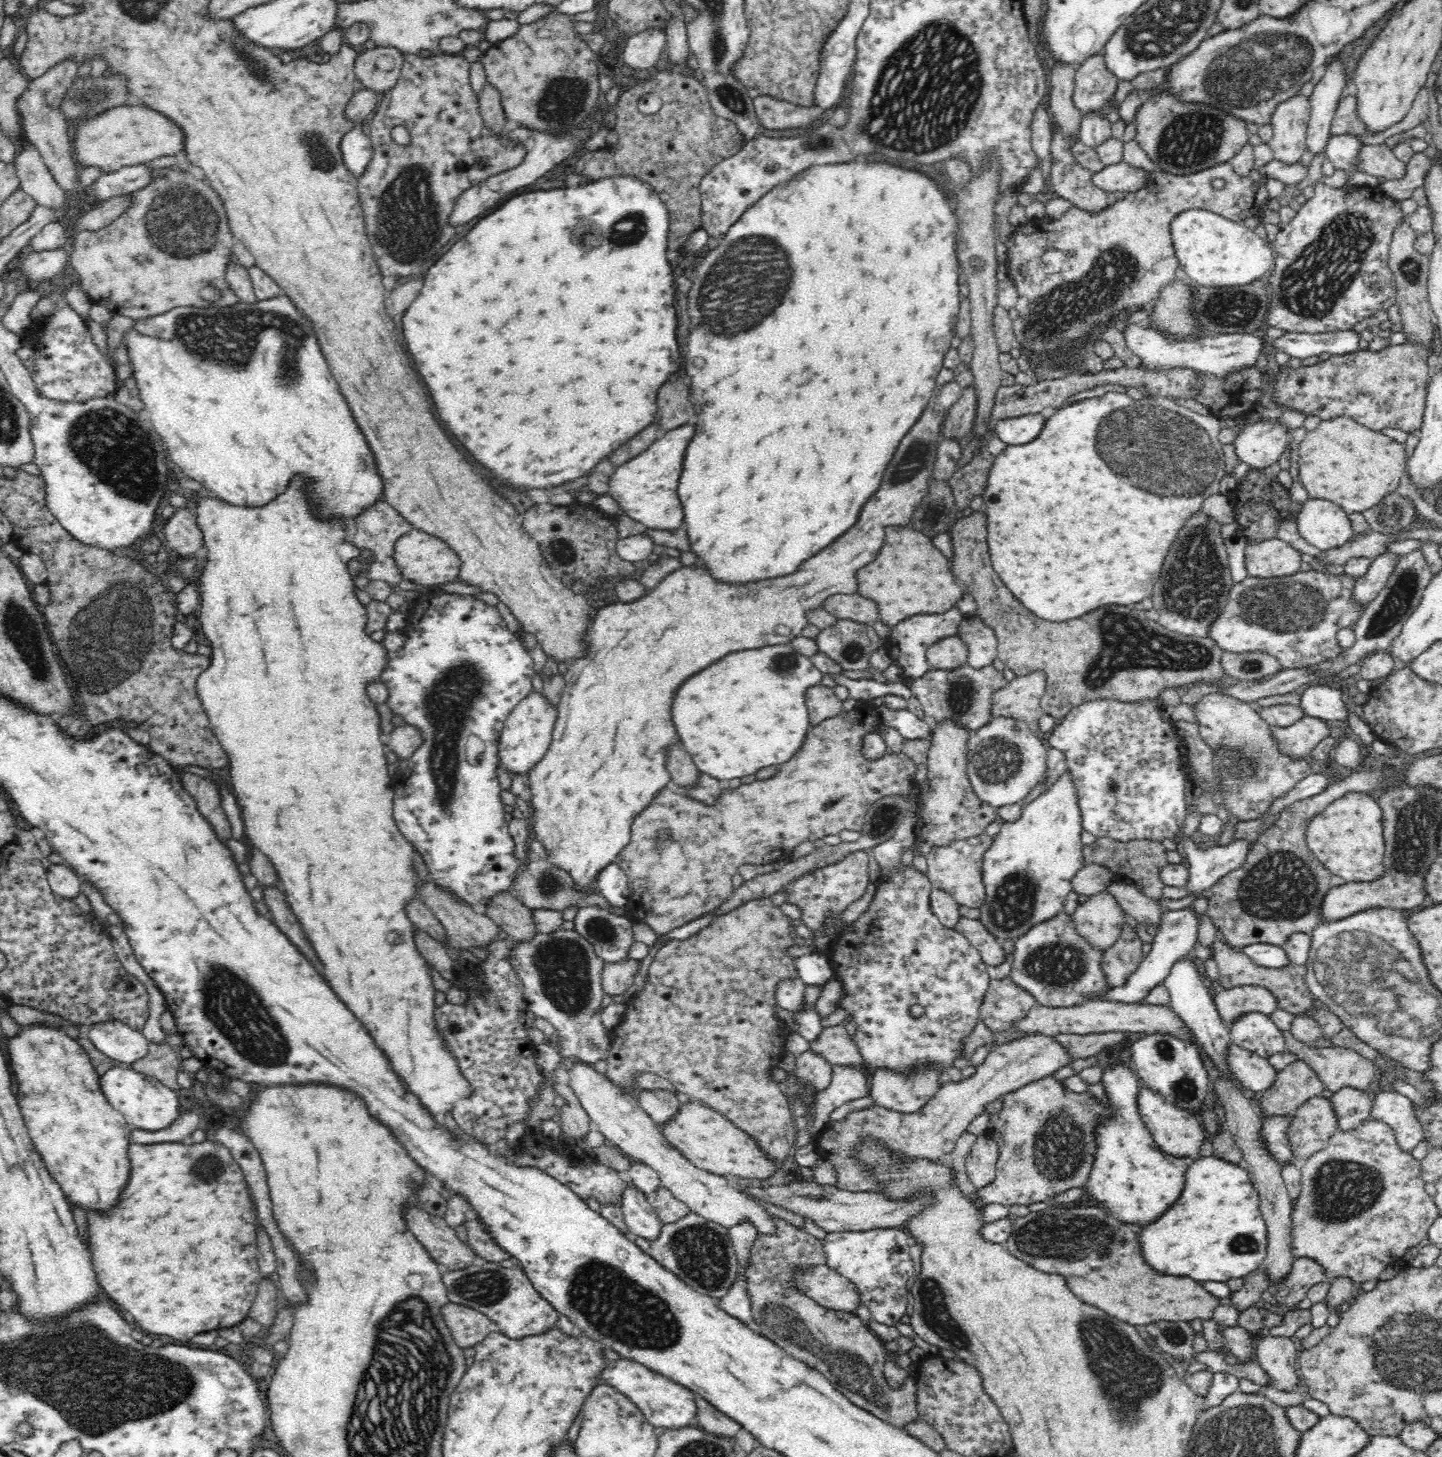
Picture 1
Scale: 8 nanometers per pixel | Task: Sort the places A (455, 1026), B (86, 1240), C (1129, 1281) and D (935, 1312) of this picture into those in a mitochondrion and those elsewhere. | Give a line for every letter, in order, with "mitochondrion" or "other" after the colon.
A: mitochondrion
B: other
C: other
D: mitochondrion

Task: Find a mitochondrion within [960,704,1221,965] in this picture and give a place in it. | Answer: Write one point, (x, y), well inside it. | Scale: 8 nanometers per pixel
(1012, 906)

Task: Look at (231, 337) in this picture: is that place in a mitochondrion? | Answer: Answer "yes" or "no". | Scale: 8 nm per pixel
yes

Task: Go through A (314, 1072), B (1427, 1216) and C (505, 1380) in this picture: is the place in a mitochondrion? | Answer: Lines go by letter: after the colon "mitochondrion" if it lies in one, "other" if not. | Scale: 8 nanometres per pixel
A: other
B: other
C: other

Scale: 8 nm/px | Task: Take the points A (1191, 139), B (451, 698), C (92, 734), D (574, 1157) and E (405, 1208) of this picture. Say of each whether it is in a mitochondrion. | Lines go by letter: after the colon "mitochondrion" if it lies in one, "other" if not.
A: mitochondrion
B: mitochondrion
C: other
D: other
E: other

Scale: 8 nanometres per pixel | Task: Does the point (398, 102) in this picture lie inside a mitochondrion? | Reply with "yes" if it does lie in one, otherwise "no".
no

